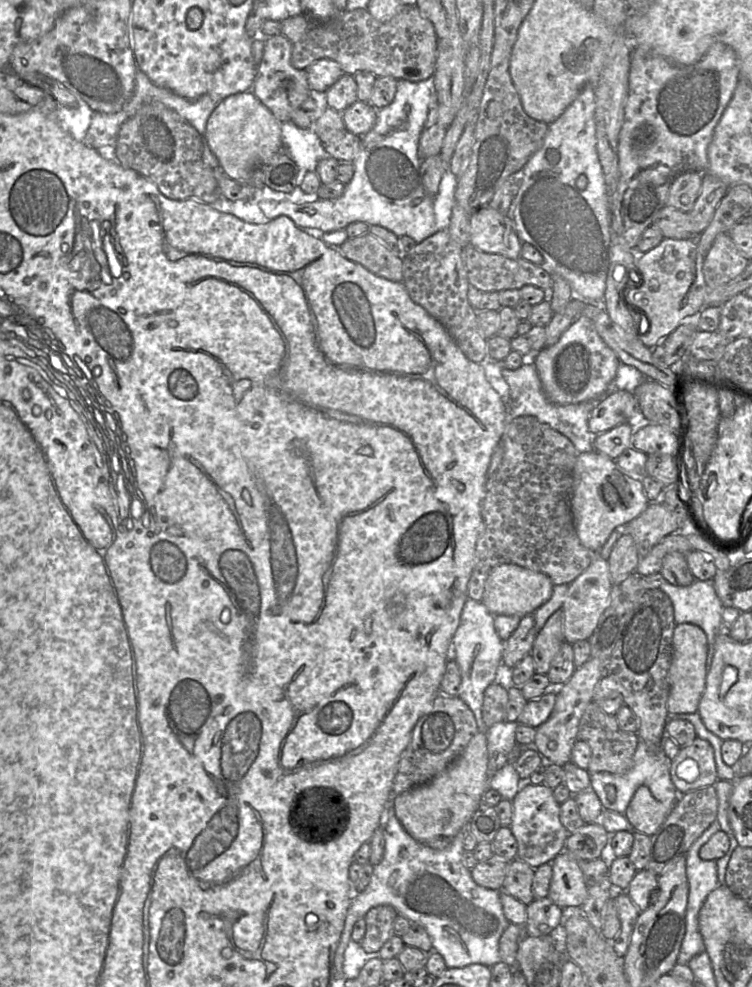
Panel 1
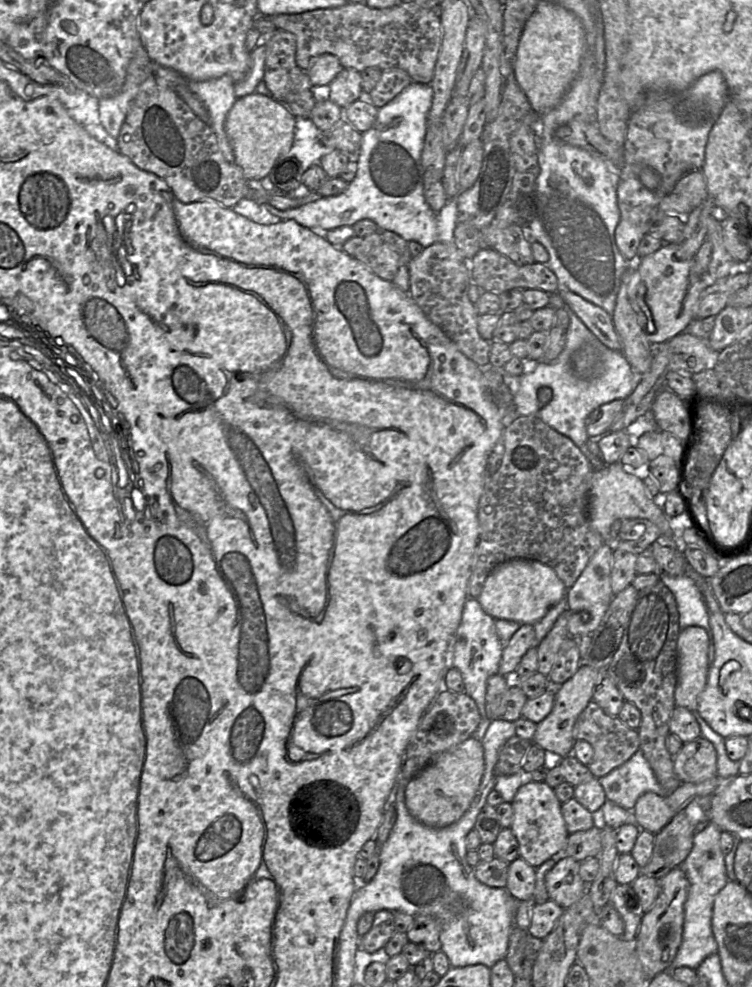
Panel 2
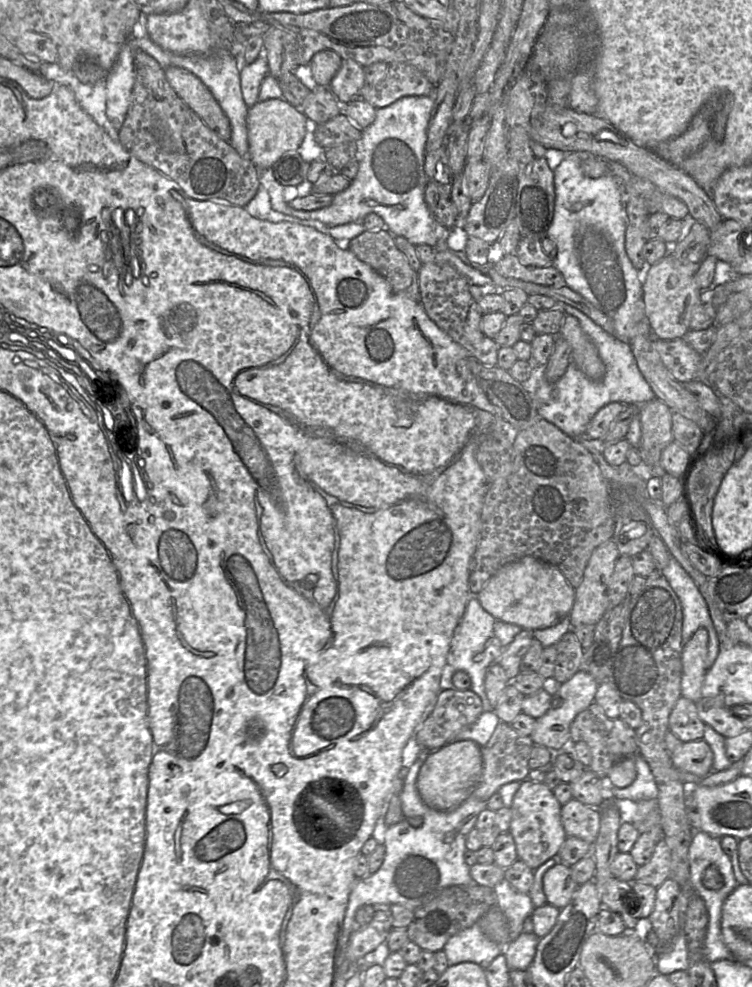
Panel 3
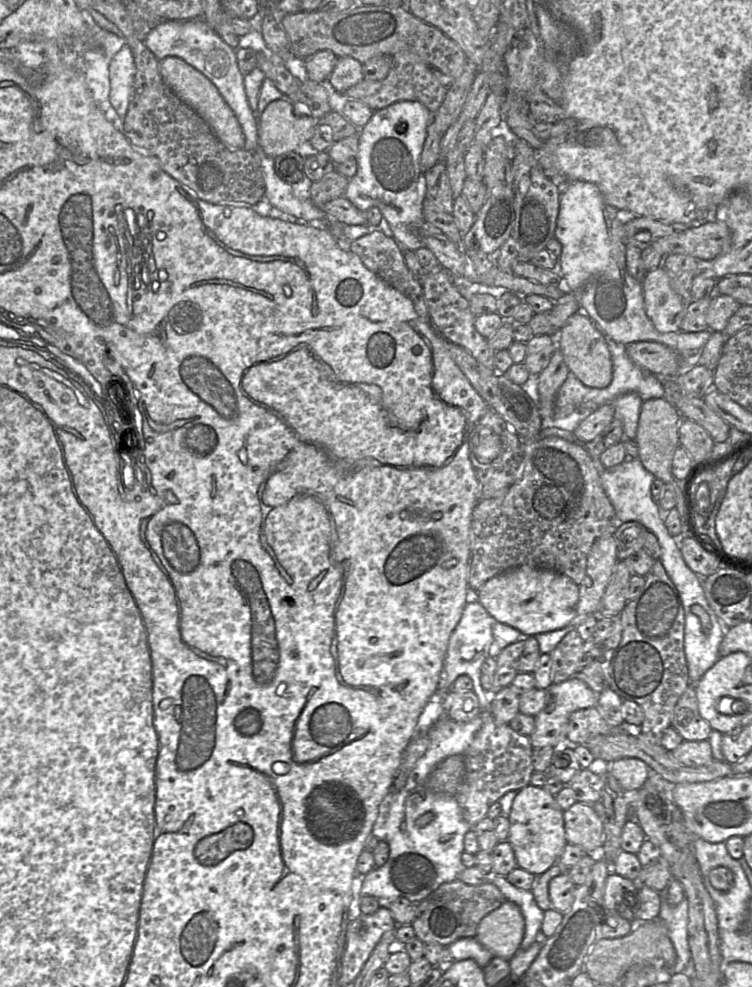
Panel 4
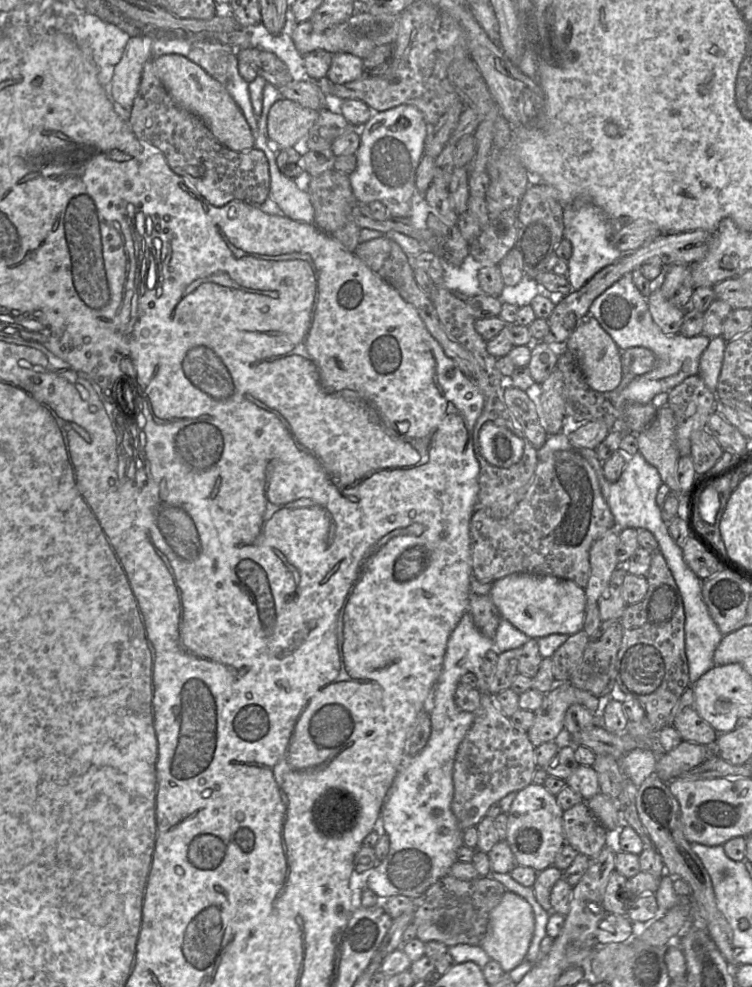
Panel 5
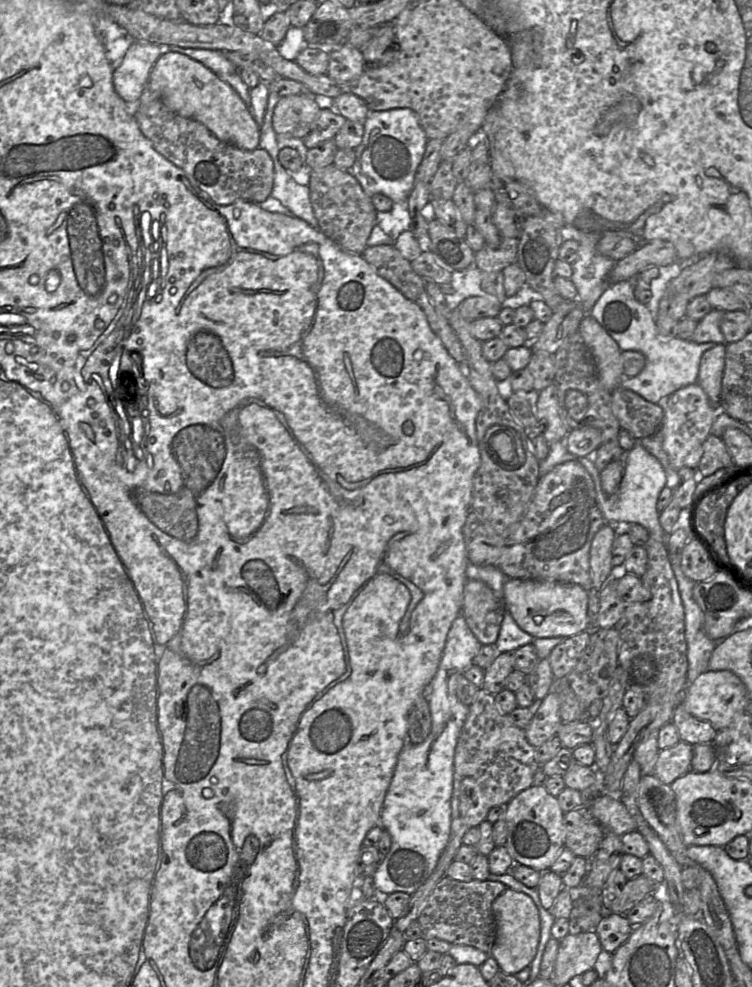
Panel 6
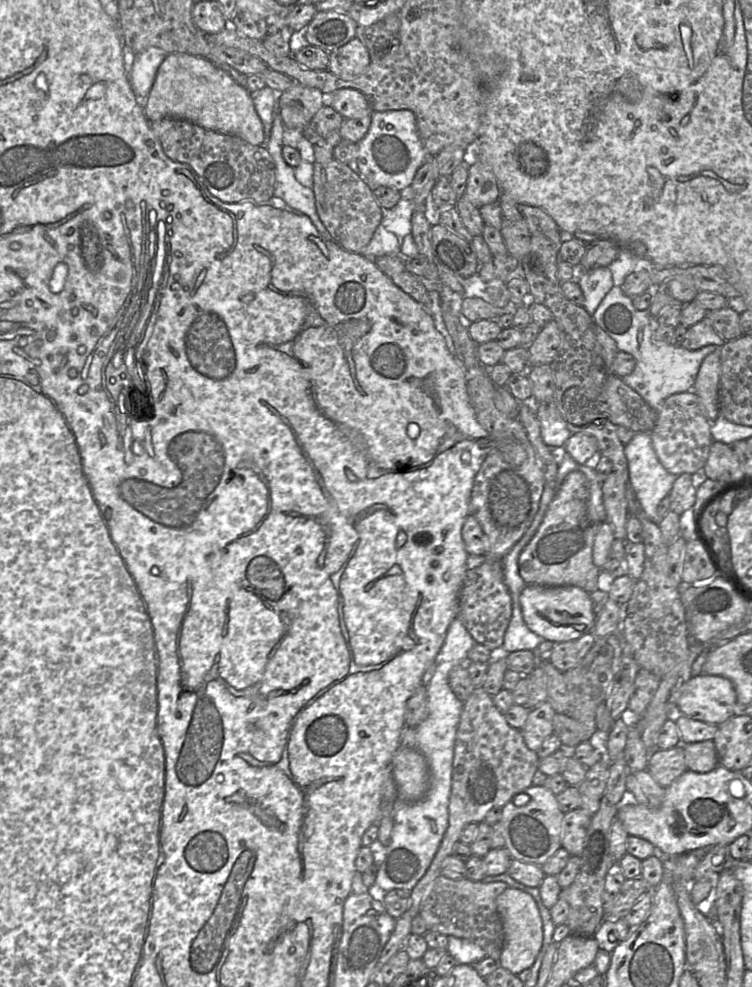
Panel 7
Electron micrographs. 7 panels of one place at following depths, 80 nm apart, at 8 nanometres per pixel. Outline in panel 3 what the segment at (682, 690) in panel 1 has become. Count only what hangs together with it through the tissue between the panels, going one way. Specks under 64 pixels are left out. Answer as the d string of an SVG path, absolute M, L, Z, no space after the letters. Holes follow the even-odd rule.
M699 628L683 645L681 696L697 702L701 695L706 675L706 656L708 653L708 631Z

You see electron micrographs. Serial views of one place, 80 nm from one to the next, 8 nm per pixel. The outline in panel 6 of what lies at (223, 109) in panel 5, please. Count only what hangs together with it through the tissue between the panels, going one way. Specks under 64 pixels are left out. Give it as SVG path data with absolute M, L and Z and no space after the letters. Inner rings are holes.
M168 52L156 61L149 77L148 86L156 92L166 107L183 117L203 124L219 140L242 150L252 151L259 147L260 127L238 93L202 63L178 52Z

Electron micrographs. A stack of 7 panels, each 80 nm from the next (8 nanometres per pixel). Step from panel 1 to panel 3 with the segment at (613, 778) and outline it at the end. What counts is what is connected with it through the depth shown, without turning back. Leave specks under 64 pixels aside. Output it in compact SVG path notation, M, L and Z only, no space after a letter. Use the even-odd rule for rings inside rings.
M639 754L633 759L637 771L634 782L625 788L608 785L608 794L613 800L629 799L636 803L640 800L658 799L658 787L648 763Z

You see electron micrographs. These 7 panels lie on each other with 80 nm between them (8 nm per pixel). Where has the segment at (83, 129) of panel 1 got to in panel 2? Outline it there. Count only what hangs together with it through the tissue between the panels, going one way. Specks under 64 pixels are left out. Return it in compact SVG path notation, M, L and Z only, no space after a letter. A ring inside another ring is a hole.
M64 81L62 85L49 86L52 87L48 98L60 101L68 114L92 137L116 149L116 139L111 137L100 123L99 99L77 89L69 81Z

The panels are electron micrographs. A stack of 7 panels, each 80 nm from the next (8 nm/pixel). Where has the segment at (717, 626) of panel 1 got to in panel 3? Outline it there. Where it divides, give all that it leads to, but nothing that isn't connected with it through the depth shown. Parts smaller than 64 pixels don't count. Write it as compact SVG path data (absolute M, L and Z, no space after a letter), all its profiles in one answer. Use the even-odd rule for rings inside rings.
M671 558L668 565L661 570L661 573L667 579L681 602L683 645L689 641L697 629L705 628L708 631L707 672L719 654L720 643L706 601L693 579L674 558Z

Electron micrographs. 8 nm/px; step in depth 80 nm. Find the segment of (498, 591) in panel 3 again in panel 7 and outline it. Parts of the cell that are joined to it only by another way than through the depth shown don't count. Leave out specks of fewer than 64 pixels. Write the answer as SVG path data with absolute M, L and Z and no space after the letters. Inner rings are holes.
M526 585L520 594L520 605L527 627L544 640L554 643L576 640L591 633L597 618L589 593L576 586Z

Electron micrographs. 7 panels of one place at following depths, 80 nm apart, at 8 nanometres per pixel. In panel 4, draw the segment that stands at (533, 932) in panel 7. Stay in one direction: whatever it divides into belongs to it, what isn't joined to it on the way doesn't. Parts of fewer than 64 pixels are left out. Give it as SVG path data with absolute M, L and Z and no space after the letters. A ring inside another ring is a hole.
M505 900L479 923L476 939L495 958L506 963L520 949L525 921L520 907Z

